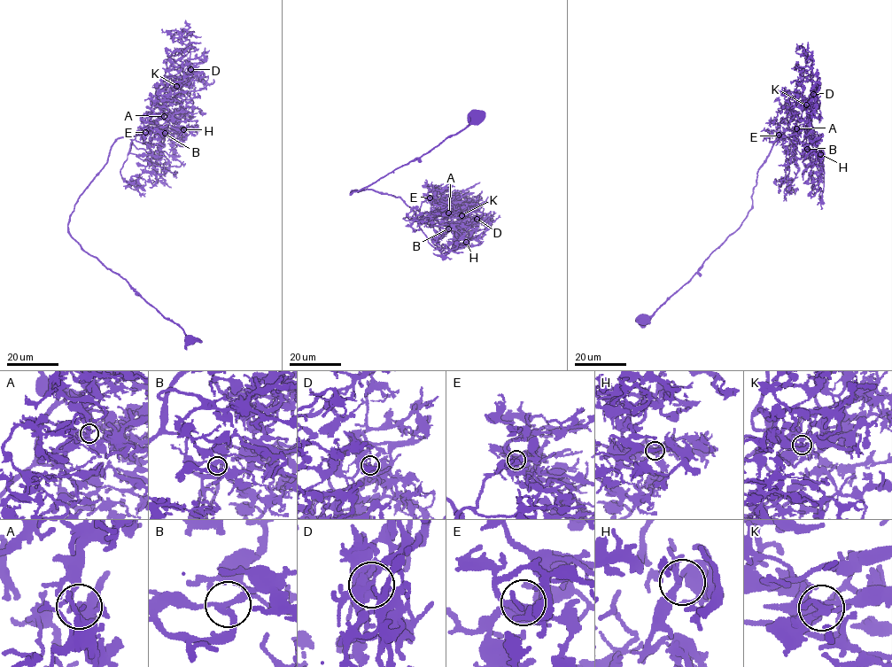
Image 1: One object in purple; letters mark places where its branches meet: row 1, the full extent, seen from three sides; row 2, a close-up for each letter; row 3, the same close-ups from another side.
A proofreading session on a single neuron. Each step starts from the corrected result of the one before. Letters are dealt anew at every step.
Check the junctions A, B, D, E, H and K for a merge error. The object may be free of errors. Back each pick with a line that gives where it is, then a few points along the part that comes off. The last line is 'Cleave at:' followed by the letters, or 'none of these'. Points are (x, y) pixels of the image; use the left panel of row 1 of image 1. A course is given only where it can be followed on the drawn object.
D: place (190, 69); course (190, 68), (205, 81), (208, 77), (205, 76)
Cleave at: D

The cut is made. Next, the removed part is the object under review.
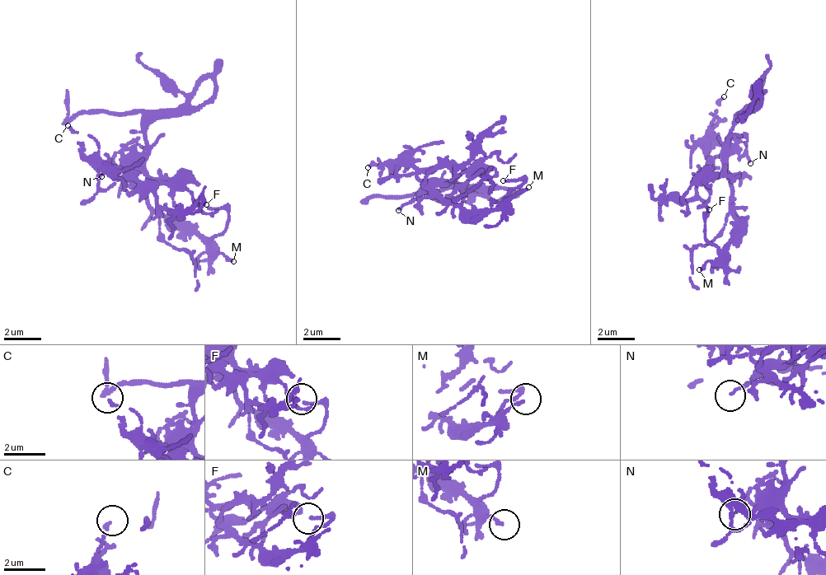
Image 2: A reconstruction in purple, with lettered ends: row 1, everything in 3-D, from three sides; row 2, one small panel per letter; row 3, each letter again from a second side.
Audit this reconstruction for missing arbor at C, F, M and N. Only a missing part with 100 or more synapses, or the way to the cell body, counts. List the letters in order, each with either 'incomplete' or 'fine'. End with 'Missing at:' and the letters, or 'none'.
C: incomplete
F: fine
M: fine
N: fine
Missing at: C

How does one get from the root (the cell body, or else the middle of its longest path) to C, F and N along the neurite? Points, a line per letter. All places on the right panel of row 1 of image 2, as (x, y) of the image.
C: (725, 170), (726, 161), (708, 149), (715, 102), (724, 96)
F: (725, 170), (730, 174), (729, 198), (734, 204), (733, 232), (723, 245), (704, 236), (704, 214), (709, 209)
N: (725, 170), (726, 157), (731, 151), (745, 152), (745, 160), (750, 163)

